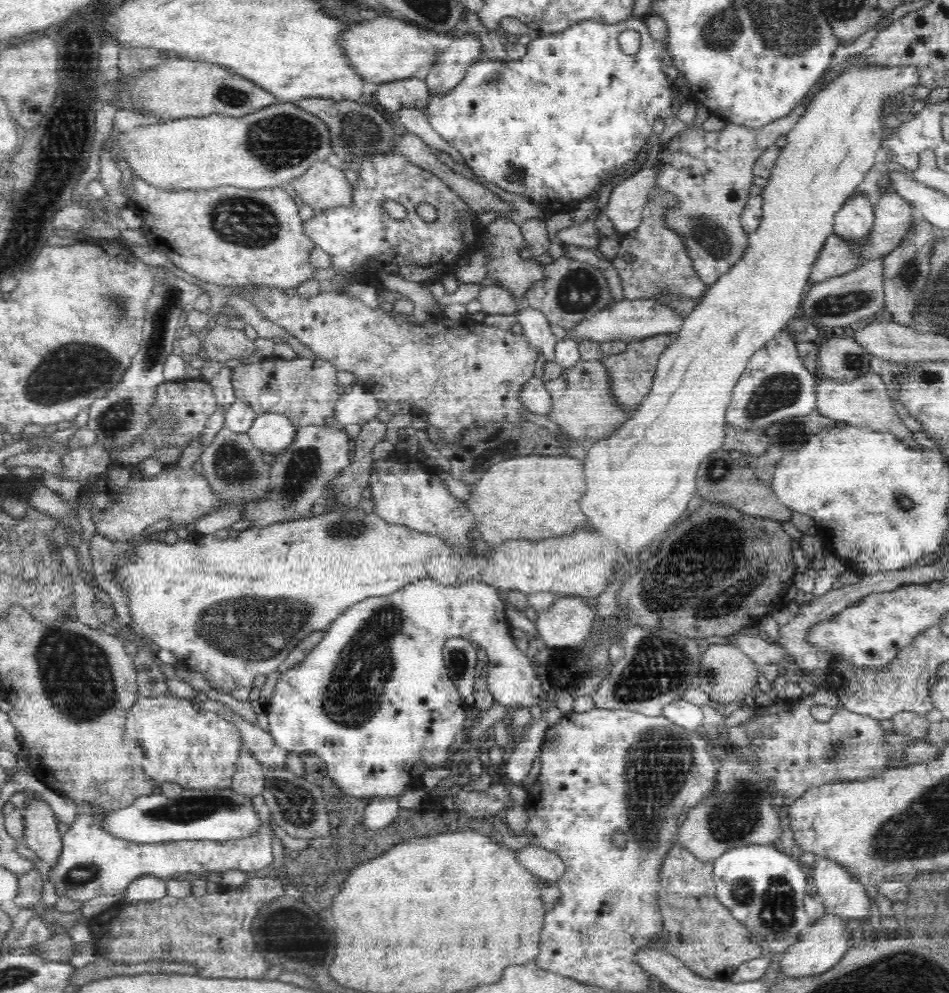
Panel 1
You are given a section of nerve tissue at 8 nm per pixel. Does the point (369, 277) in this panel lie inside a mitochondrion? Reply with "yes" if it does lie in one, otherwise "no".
no

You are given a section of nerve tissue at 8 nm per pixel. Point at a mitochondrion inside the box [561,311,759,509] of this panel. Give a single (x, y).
(718, 470)

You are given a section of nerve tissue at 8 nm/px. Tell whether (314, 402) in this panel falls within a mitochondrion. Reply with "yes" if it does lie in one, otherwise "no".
no

